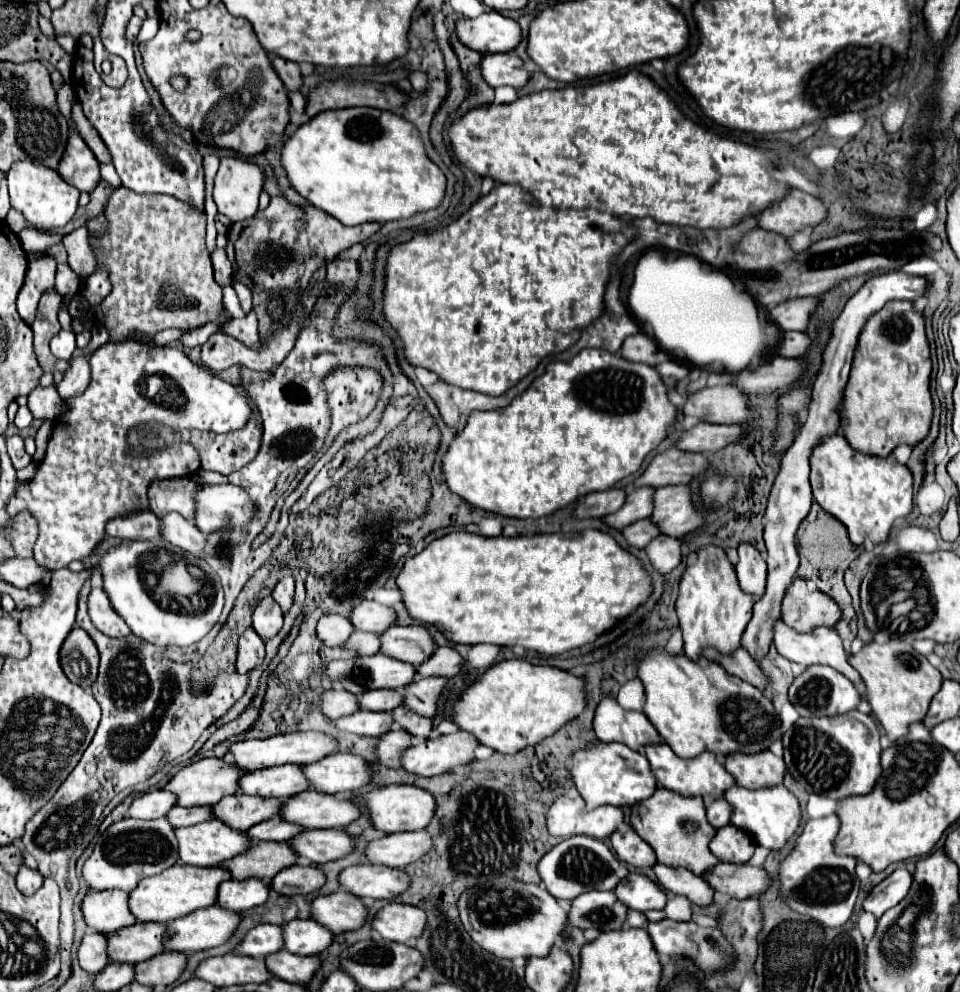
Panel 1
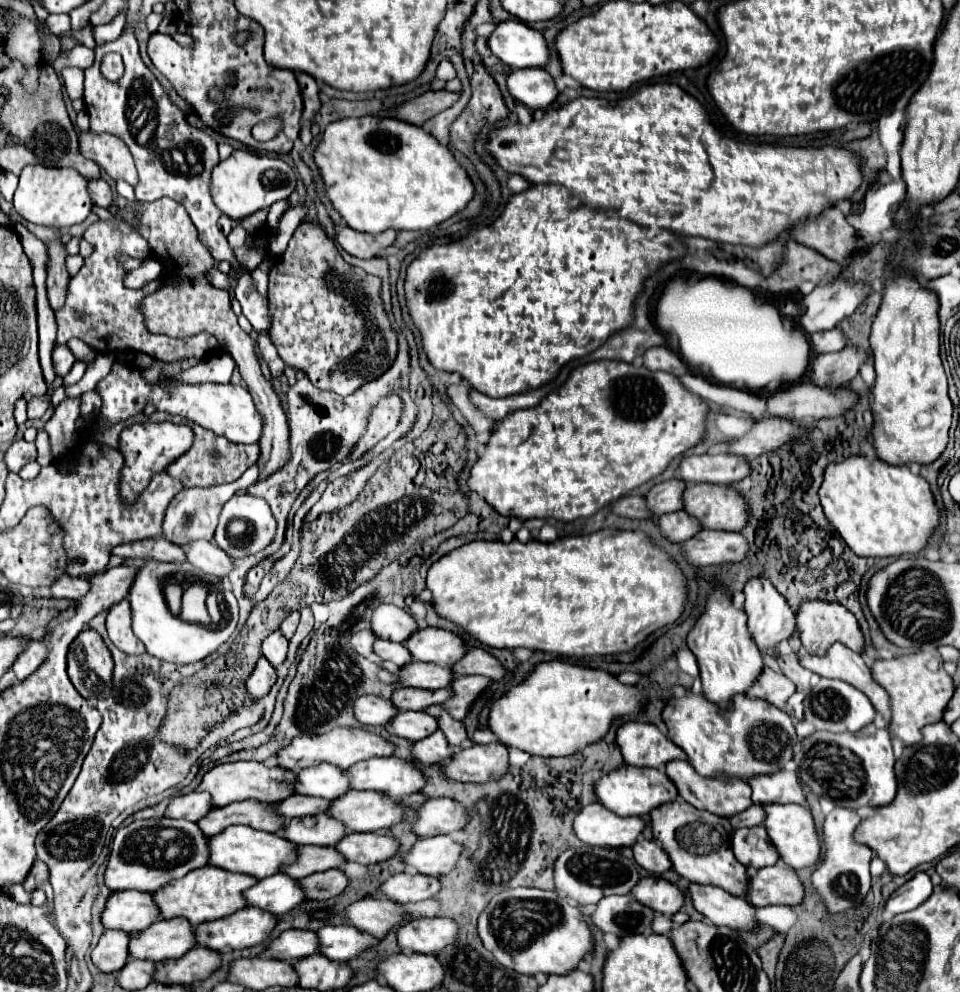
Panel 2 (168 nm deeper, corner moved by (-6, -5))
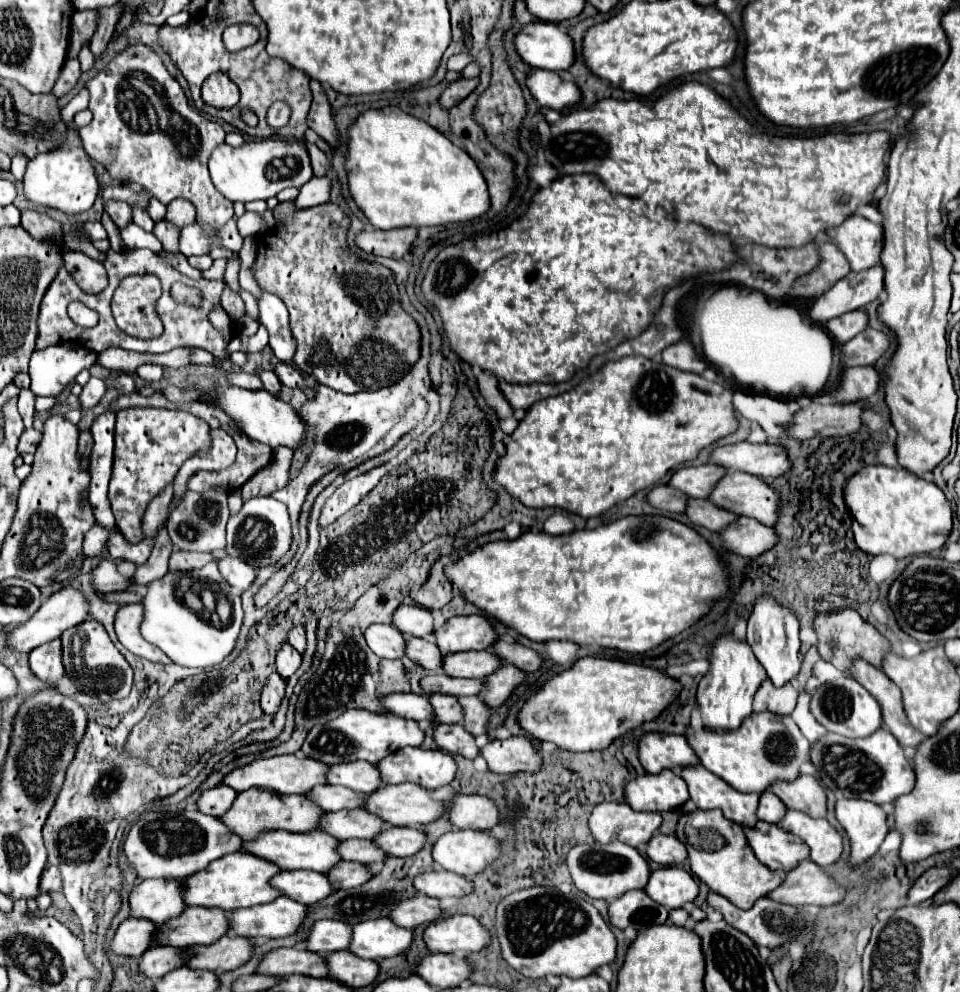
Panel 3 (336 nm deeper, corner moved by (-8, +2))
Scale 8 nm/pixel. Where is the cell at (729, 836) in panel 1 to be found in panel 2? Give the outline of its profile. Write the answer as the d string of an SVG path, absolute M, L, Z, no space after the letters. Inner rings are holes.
M763 827L737 829L731 837L731 849L737 861L743 863L747 869L761 869L767 865L775 865L775 861L779 859L779 853L775 845L767 839Z

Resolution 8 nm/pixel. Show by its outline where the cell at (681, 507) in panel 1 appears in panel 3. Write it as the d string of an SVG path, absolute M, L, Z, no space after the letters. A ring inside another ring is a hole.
M729 472L723 476L709 500L739 516L755 518L765 526L775 526L779 520L777 492L765 480L745 472Z

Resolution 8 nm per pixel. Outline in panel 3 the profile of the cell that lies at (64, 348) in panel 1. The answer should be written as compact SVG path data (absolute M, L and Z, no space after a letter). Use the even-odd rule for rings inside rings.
M49 346L45 350L35 350L29 362L29 378L31 378L29 390L33 390L35 396L59 396L75 380L75 376L83 368L93 366L95 360L97 360L97 354L89 352L87 348L67 350L63 346Z

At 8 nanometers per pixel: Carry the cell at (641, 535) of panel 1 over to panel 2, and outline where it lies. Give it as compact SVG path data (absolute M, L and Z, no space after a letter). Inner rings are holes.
M675 511L675 513L661 515L659 521L657 521L657 527L659 527L661 535L671 543L687 541L701 529L697 525L697 521L693 517L689 517L685 511Z

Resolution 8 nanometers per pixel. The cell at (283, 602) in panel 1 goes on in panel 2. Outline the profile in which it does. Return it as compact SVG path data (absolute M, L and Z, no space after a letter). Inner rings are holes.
M291 613L291 615L287 615L287 617L283 619L283 623L281 623L281 631L283 631L283 635L285 635L287 639L291 639L293 633L295 633L295 629L297 629L297 625L299 625L299 613Z

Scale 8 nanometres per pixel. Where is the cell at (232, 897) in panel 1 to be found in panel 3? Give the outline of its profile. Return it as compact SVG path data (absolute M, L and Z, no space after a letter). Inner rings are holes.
M283 870L281 874L273 876L273 886L281 890L285 896L311 906L317 900L323 900L333 892L325 874L317 874L311 870Z

